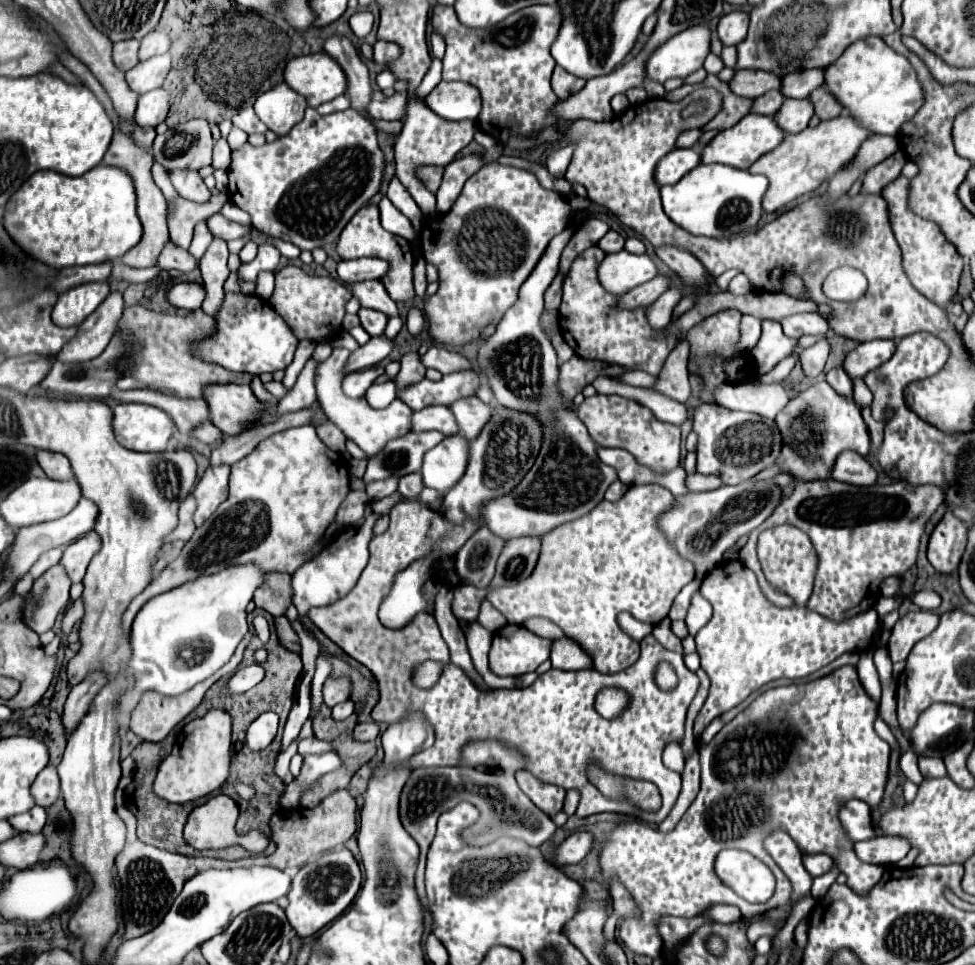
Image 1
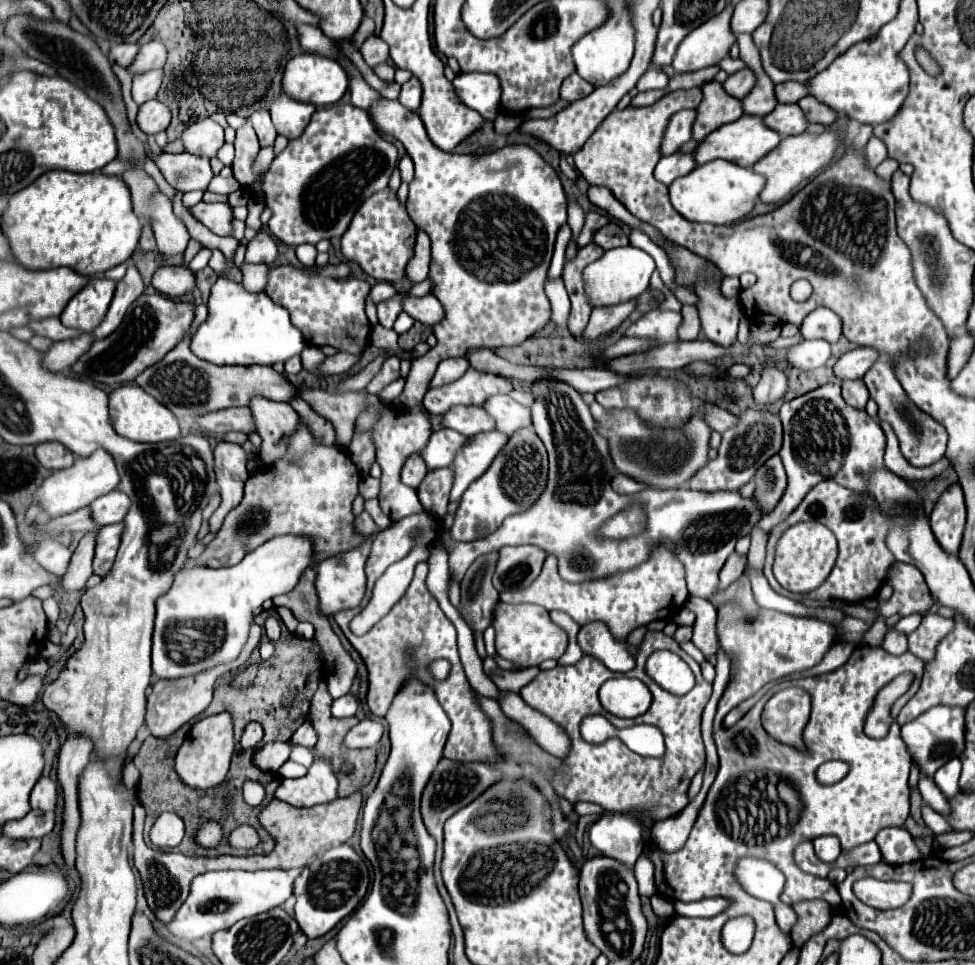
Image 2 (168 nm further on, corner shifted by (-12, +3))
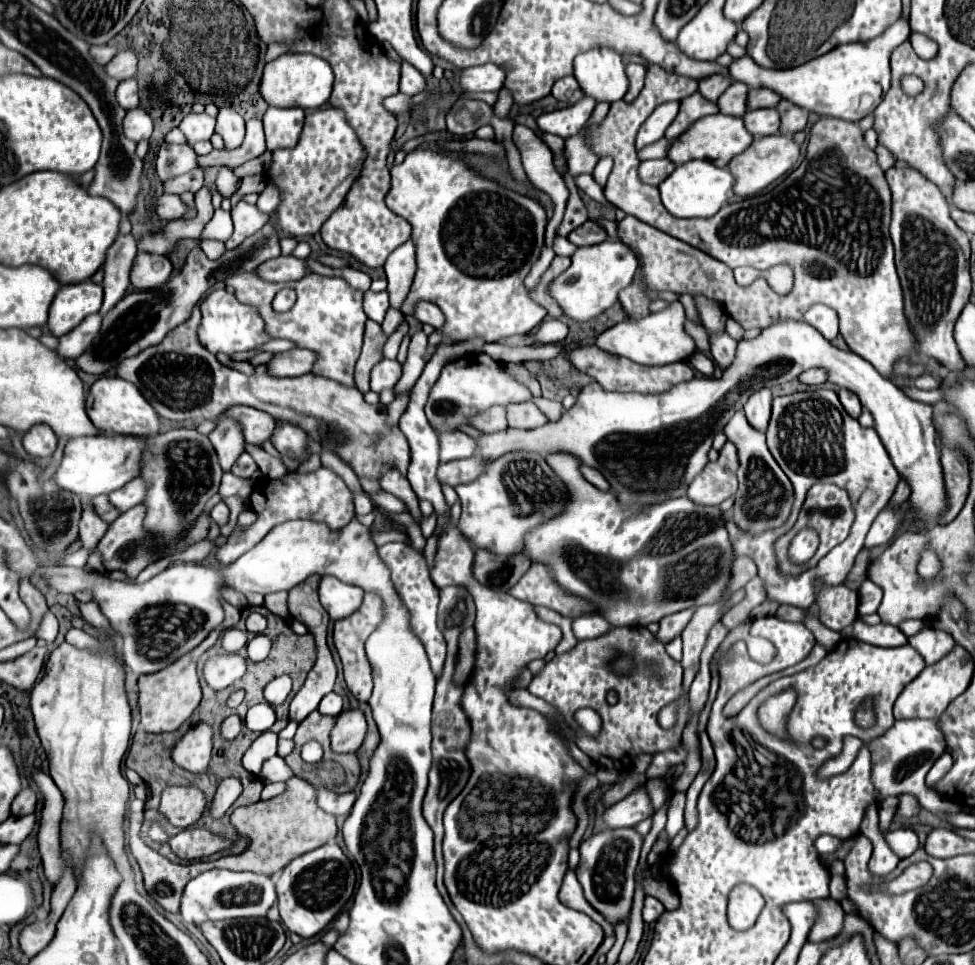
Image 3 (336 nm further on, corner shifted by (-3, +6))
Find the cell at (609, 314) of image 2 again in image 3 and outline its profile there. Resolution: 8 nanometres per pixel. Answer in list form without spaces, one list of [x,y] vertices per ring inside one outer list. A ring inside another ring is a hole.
[[[544,320],[538,328],[538,332],[532,338],[532,344],[556,344],[562,342],[568,334],[568,326],[560,320]]]

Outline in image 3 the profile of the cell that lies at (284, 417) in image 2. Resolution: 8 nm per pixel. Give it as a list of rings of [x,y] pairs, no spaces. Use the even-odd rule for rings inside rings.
[[[276,420],[276,428],[270,436],[270,442],[274,444],[274,448],[280,454],[302,458],[302,460],[306,456],[306,432],[302,432],[302,428],[294,426],[290,422]]]

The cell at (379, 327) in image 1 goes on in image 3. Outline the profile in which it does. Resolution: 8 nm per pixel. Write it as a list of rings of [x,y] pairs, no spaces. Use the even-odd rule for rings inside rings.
[[[368,290],[368,292],[364,294],[364,312],[366,312],[366,316],[368,316],[370,320],[382,324],[388,306],[390,306],[390,304],[388,304],[388,292],[378,292],[378,294],[376,294],[376,292]]]

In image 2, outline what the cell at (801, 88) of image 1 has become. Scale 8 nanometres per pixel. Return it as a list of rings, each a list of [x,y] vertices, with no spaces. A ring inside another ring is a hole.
[[[785,81],[775,85],[775,97],[777,103],[797,103],[801,97],[807,95],[807,83],[797,81]]]

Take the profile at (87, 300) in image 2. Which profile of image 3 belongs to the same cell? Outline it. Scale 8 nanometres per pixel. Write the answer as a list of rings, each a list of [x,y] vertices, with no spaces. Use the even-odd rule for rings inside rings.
[[[92,280],[62,286],[50,306],[48,328],[54,336],[64,336],[76,328],[86,316],[96,314],[102,306],[102,286]]]

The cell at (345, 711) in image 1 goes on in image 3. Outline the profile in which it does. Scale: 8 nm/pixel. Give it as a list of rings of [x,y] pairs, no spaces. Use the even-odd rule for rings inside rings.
[[[330,692],[324,696],[324,700],[318,706],[320,714],[328,714],[328,716],[338,716],[342,712],[342,696],[336,692]]]

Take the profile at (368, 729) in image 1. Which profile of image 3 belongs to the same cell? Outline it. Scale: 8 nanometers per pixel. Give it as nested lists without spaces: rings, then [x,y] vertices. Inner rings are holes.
[[[346,710],[338,714],[336,726],[332,728],[332,750],[356,752],[366,736],[366,718],[360,710]]]

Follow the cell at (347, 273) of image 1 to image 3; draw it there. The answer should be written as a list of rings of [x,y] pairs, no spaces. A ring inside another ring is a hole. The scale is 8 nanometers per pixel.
[[[278,256],[274,260],[260,264],[258,274],[268,282],[288,282],[288,280],[300,280],[312,274],[312,270],[308,268],[306,260],[294,256]]]

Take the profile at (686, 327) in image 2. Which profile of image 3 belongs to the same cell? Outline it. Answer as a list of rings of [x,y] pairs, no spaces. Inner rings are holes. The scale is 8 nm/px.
[[[686,320],[686,324],[684,324],[684,328],[686,328],[686,332],[692,336],[692,340],[696,342],[696,348],[698,350],[708,350],[708,332],[706,332],[706,328],[700,324],[700,322],[696,322],[696,320]]]

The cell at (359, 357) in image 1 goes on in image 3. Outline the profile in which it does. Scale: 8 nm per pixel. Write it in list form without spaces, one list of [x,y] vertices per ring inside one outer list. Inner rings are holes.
[[[294,348],[288,352],[280,352],[272,358],[272,362],[268,362],[268,370],[274,376],[302,376],[312,372],[314,364],[316,364],[316,352],[312,350],[302,350],[302,348]]]

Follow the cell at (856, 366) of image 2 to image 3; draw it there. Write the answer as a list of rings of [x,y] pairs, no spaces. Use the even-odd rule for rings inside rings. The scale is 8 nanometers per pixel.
[[[814,368],[814,370],[806,370],[798,376],[800,382],[804,384],[810,384],[810,386],[818,386],[818,384],[824,384],[826,382],[826,370],[822,368]]]

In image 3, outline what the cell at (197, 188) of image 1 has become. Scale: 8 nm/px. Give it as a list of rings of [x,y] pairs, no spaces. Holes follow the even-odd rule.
[[[162,144],[158,158],[156,158],[156,174],[162,182],[172,180],[176,176],[182,176],[194,168],[198,168],[196,162],[198,154],[188,144]]]

